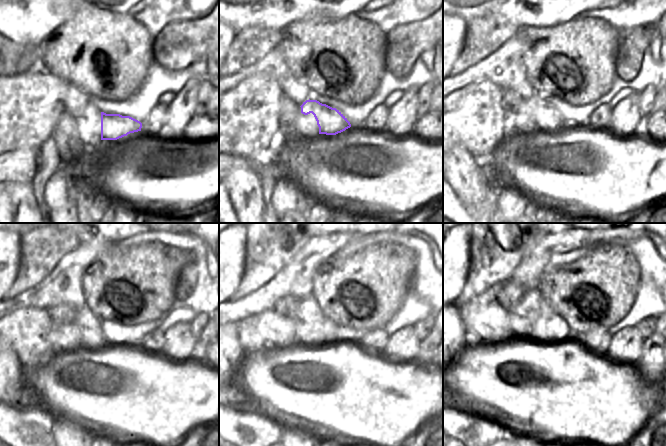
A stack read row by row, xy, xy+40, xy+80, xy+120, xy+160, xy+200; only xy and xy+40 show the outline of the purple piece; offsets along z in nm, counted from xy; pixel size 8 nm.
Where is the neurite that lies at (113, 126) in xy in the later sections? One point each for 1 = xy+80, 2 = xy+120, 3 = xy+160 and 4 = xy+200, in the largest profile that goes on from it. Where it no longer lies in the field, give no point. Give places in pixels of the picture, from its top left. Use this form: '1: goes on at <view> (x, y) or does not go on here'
1: goes on at xy+80 (546, 116)
2: goes on at xy+120 (92, 338)
3: goes on at xy+160 (306, 334)
4: goes on at xy+200 (520, 326)

